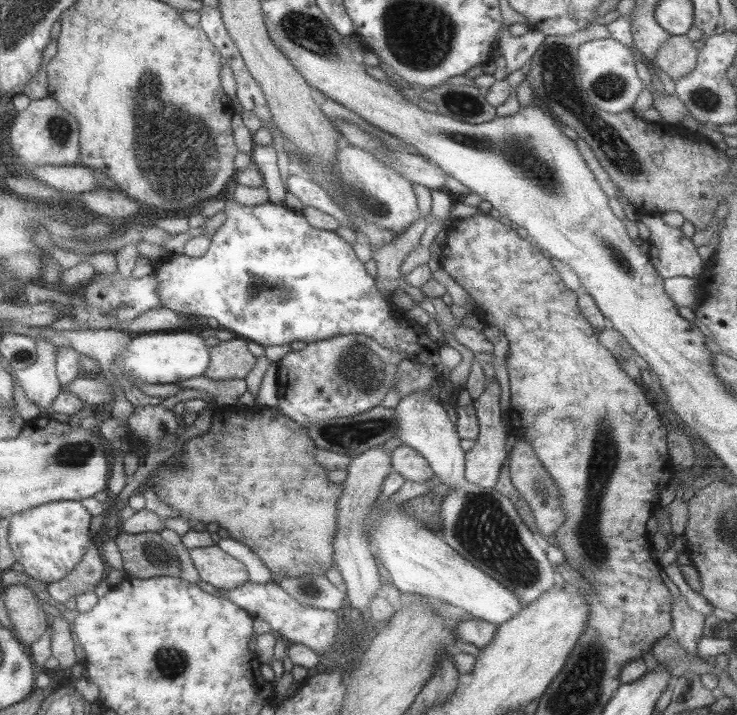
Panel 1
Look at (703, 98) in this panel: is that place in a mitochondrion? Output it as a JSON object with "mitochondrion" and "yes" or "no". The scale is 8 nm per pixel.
{"mitochondrion":"yes"}

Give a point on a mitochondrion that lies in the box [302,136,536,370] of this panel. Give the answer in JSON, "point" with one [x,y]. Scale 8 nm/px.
{"point":[376,207]}

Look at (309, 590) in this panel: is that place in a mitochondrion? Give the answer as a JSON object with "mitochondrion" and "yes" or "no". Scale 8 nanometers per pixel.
{"mitochondrion":"yes"}

